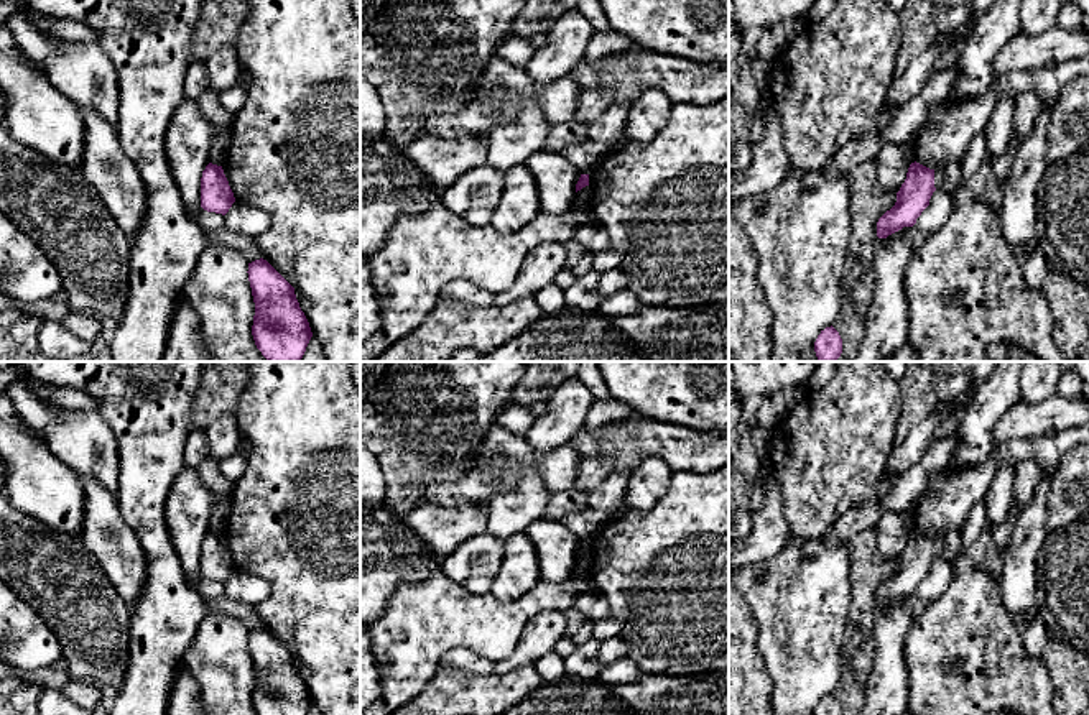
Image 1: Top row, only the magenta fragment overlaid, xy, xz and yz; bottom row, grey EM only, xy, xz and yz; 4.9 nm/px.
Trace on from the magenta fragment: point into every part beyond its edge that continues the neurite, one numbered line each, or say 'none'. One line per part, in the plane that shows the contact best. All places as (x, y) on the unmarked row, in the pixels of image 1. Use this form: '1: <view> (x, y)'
none

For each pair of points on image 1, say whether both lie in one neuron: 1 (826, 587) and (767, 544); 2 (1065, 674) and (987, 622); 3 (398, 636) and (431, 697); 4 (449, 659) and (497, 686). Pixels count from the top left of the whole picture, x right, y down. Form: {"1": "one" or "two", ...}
{"1": "two", "2": "two", "3": "two", "4": "two"}

